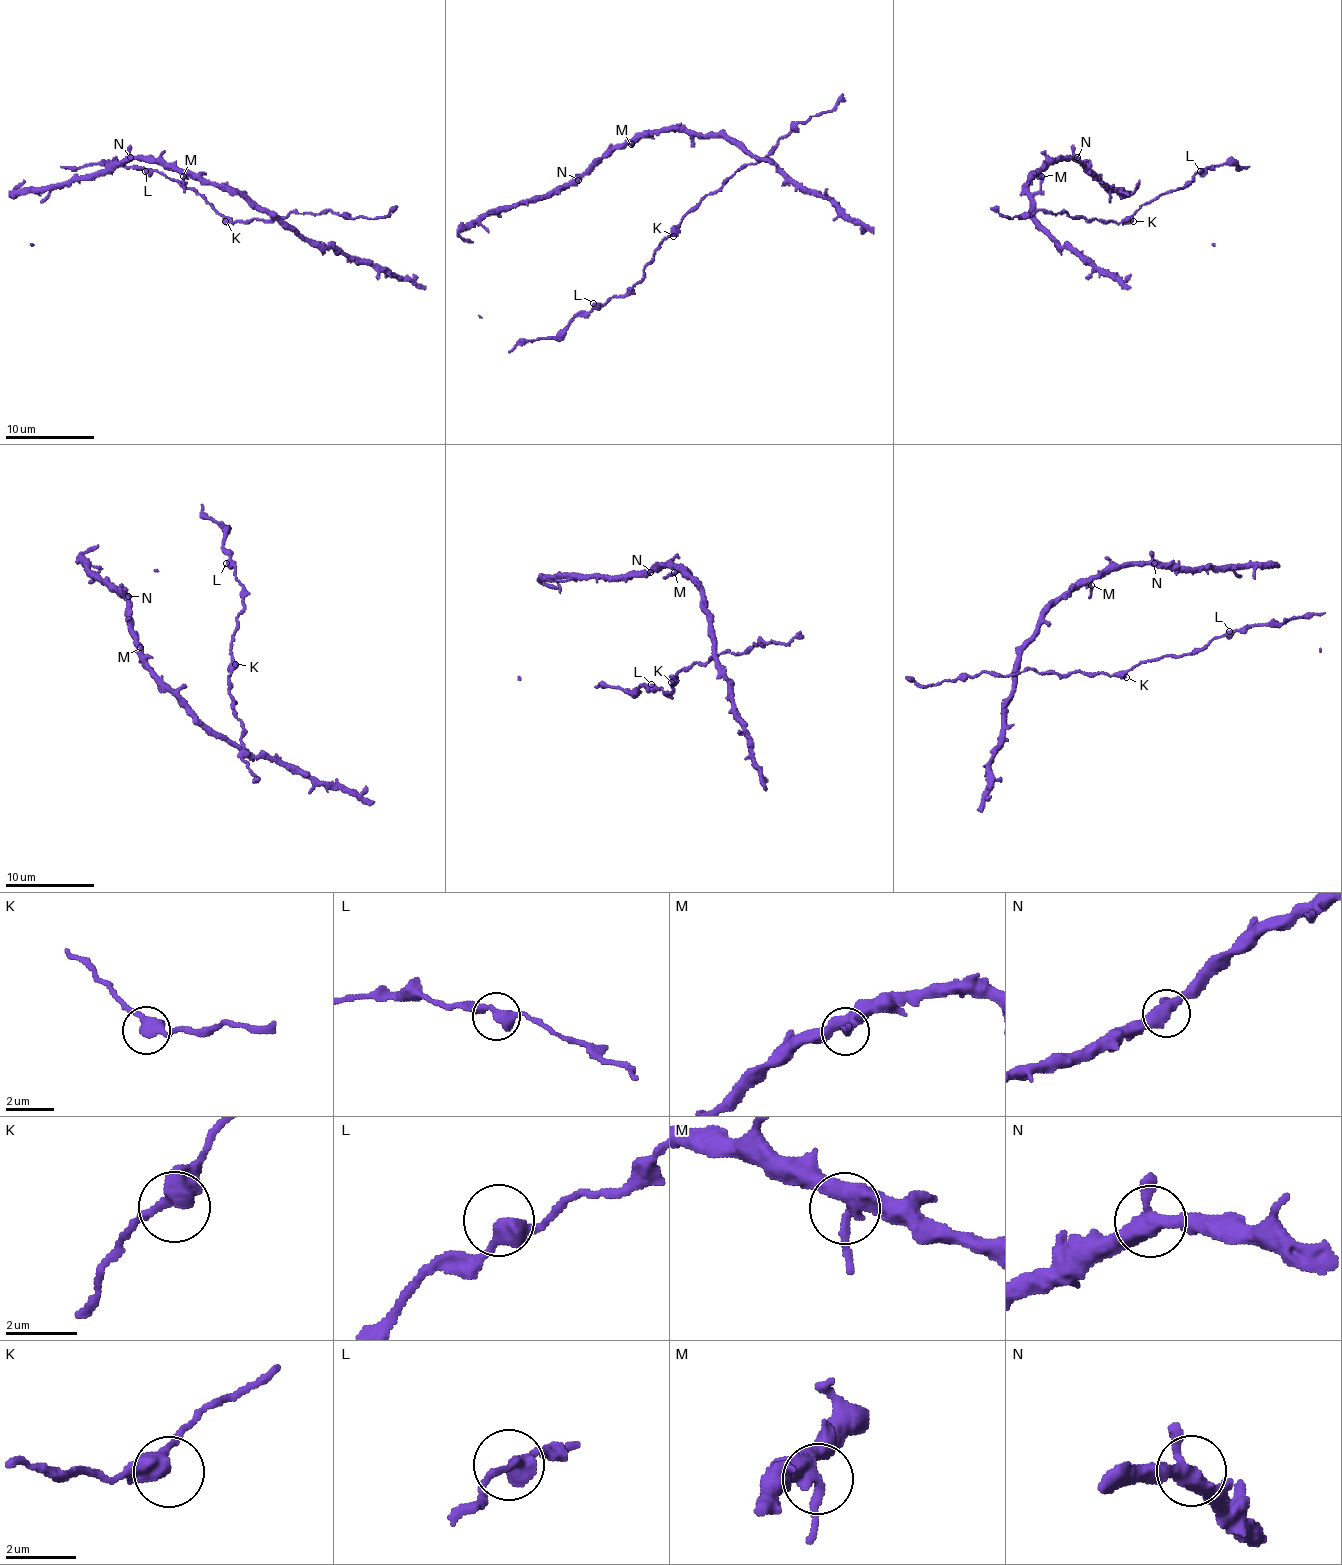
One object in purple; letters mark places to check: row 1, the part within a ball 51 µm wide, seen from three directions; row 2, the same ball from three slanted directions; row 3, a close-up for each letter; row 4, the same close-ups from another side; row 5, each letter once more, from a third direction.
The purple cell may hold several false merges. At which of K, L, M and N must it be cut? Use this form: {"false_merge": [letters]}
{"false_merge": []}

